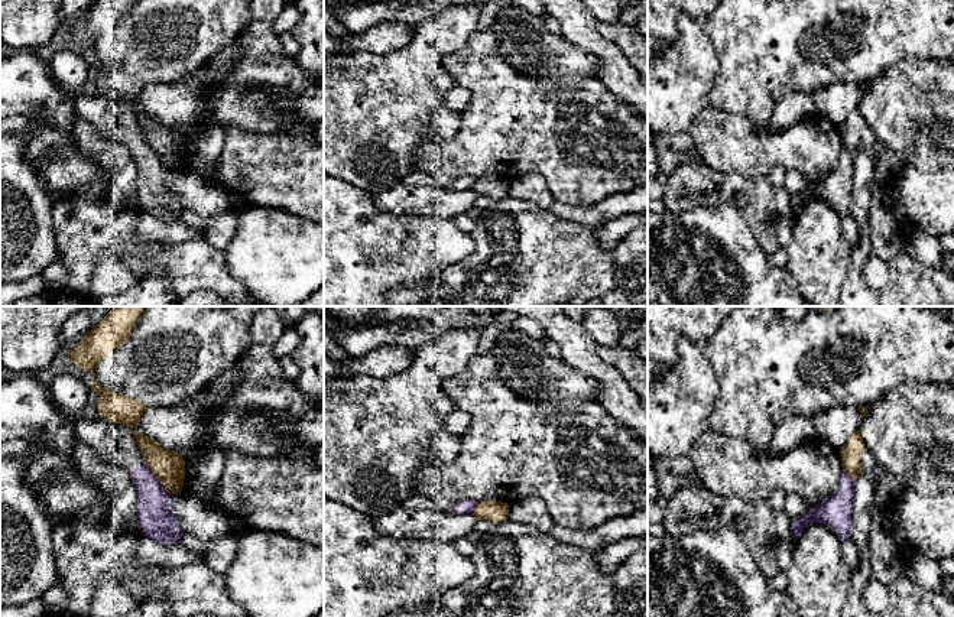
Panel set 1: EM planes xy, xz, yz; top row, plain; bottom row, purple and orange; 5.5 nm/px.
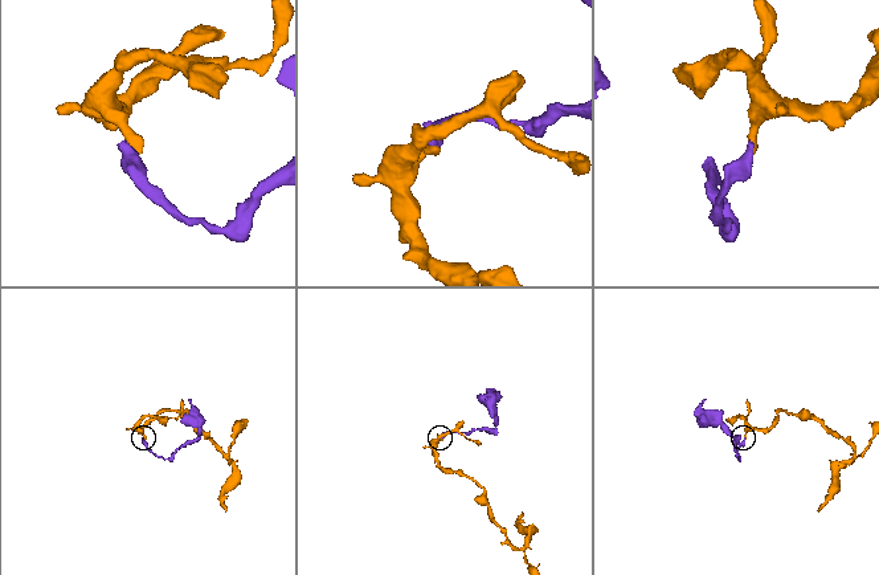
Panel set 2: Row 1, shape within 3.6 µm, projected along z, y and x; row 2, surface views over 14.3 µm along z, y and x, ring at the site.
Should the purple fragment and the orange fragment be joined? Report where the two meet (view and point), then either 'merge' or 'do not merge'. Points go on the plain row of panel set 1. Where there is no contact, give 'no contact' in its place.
xy (156, 155) | do not merge

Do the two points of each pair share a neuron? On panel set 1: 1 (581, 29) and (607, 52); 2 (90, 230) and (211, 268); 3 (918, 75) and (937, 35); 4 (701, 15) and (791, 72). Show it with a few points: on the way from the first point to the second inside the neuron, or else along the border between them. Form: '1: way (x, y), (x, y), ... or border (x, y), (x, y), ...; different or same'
1: way (587, 35), (602, 48); same
2: way (120, 240), (140, 257), (164, 257), (181, 265); same
3: border (938, 58), (901, 58), (894, 65); different
4: border (711, 15), (703, 26); different

